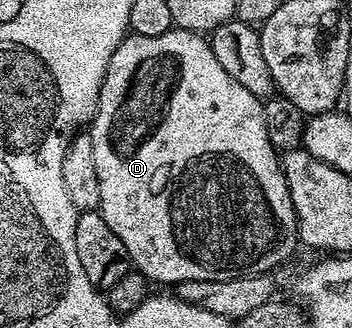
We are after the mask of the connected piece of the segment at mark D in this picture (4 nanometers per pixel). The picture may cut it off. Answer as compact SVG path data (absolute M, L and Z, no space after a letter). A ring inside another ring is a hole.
M175 28L160 36L137 36L131 34L123 39L117 46L117 50L107 67L107 73L99 91L99 104L95 107L95 118L89 124L89 135L93 142L93 163L97 165L97 182L101 182L101 202L99 203L98 211L102 212L105 222L109 222L109 230L113 230L113 234L117 234L117 238L121 238L121 242L125 242L125 250L129 250L129 258L131 259L134 271L140 272L142 276L146 276L148 281L155 283L156 280L159 284L174 286L181 282L189 282L190 280L232 280L242 276L271 274L276 271L274 268L278 264L285 263L294 254L295 247L300 247L301 241L297 218L293 210L293 198L289 198L289 186L285 182L280 153L271 144L270 136L267 133L264 105L261 103L260 97L249 94L249 90L245 90L245 86L241 86L241 82L237 82L237 78L230 76L224 67L221 66L221 62L217 60L217 54L213 54L210 39L206 35L197 32L187 32L184 28Z

